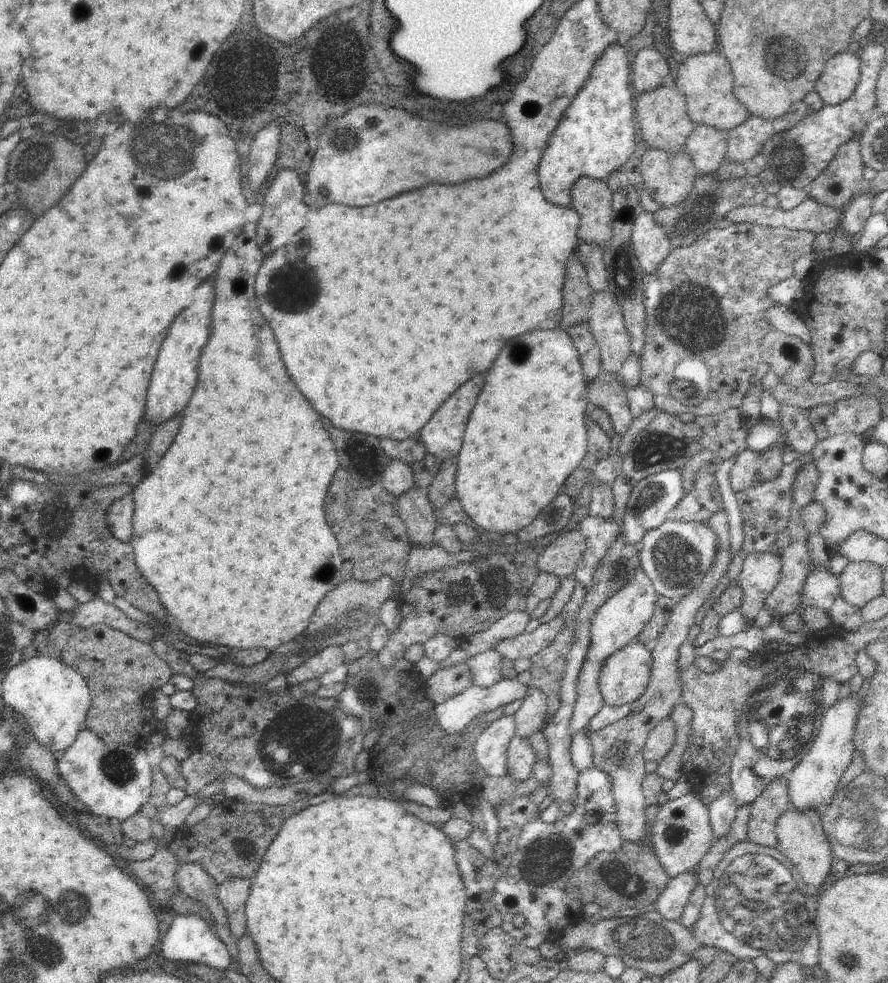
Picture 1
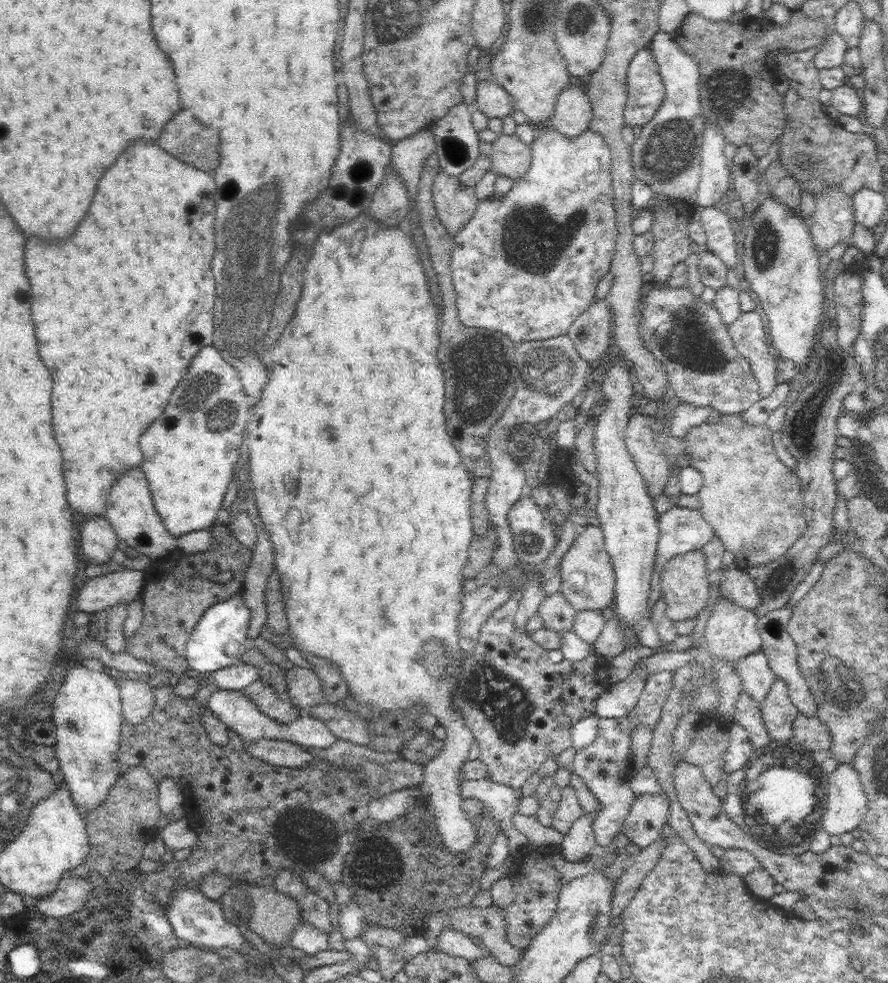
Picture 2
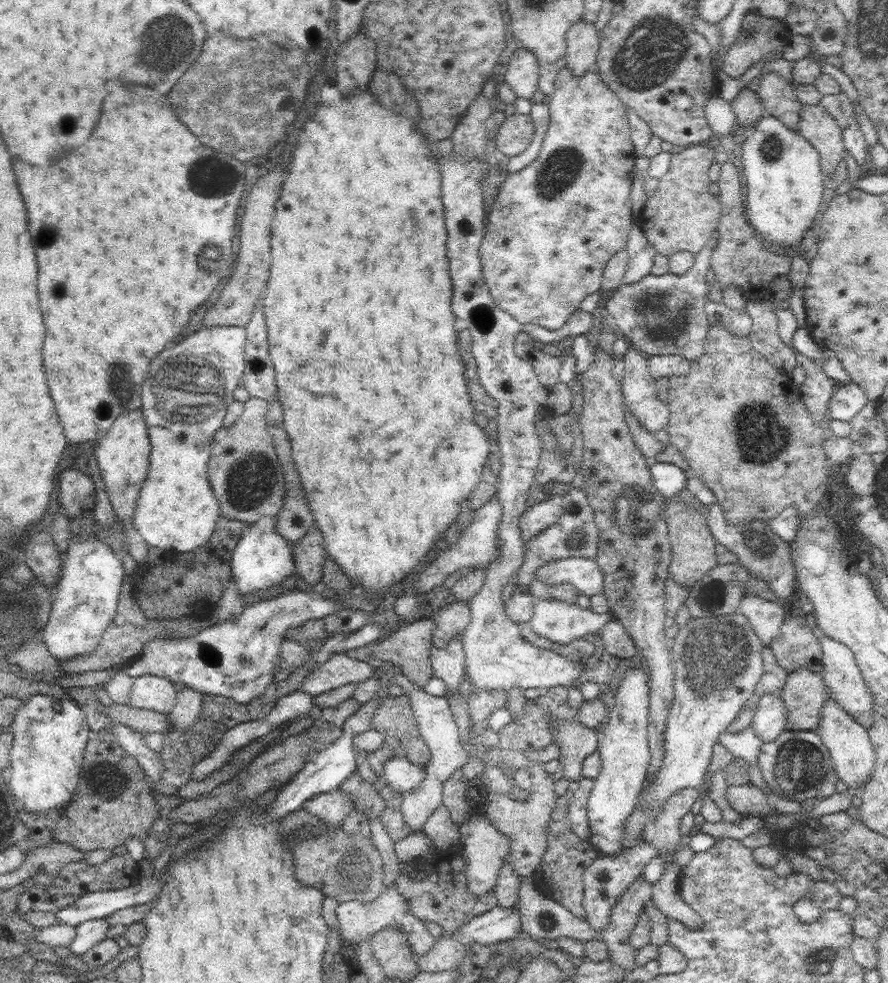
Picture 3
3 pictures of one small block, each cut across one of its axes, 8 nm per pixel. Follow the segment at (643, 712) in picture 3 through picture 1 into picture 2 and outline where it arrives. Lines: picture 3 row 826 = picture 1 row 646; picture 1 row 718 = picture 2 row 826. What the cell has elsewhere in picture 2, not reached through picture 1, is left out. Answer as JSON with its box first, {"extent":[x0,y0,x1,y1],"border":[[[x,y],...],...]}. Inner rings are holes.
{"extent":[557,814,595,862],"border":[[[583,814],[563,836],[563,842],[557,846],[557,850],[567,862],[583,862],[591,854],[591,848],[595,846],[595,834],[591,828],[593,820],[595,814]]]}

